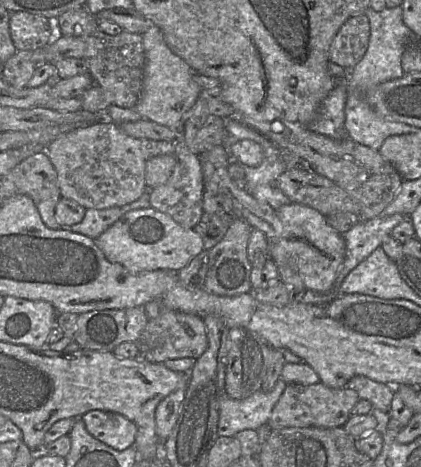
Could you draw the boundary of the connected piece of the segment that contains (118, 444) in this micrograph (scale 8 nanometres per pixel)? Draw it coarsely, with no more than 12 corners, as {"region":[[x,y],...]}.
{"region":[[91,410],[81,420],[115,450],[134,445],[136,426],[119,413]]}

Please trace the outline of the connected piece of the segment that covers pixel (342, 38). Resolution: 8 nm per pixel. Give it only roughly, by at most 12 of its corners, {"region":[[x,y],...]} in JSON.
{"region":[[349,18],[329,49],[329,61],[352,69],[365,55],[370,25]]}

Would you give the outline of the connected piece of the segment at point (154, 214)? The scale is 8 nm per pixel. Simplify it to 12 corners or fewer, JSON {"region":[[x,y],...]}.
{"region":[[151,207],[95,243],[134,275],[178,272],[204,250],[194,229]]}

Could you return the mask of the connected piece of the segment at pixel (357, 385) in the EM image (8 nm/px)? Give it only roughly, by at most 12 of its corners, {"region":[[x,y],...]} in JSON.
{"region":[[364,376],[347,386],[373,409],[390,413],[394,389]]}

